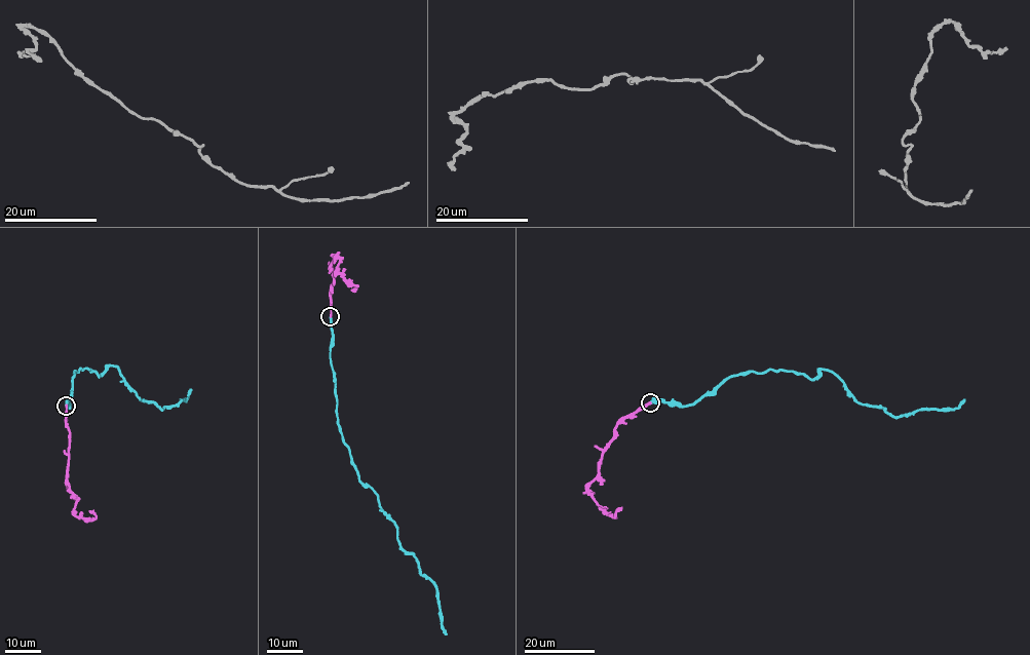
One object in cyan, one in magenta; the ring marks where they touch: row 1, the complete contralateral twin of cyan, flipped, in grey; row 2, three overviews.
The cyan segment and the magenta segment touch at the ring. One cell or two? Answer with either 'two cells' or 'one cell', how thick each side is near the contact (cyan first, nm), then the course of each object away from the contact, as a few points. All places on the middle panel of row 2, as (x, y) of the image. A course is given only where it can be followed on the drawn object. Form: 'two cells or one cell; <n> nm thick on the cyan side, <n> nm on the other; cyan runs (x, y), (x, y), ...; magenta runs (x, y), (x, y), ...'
one cell; 320 nm thick on the cyan side, 320 nm on the other; cyan runs (330, 316), (339, 429), (358, 480), (376, 494), (399, 545), (436, 589), (446, 633); magenta runs (330, 316), (330, 286), (334, 281), (331, 266), (335, 256), (340, 259), (337, 272), (357, 286), (351, 290)

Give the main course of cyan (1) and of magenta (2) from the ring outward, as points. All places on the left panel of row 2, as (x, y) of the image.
1: (66, 406), (74, 373), (81, 368), (99, 376), (116, 365), (140, 398), (162, 410), (186, 398), (191, 389)
2: (66, 406), (69, 433), (67, 480), (76, 499), (74, 513), (94, 518), (96, 515), (89, 510)

